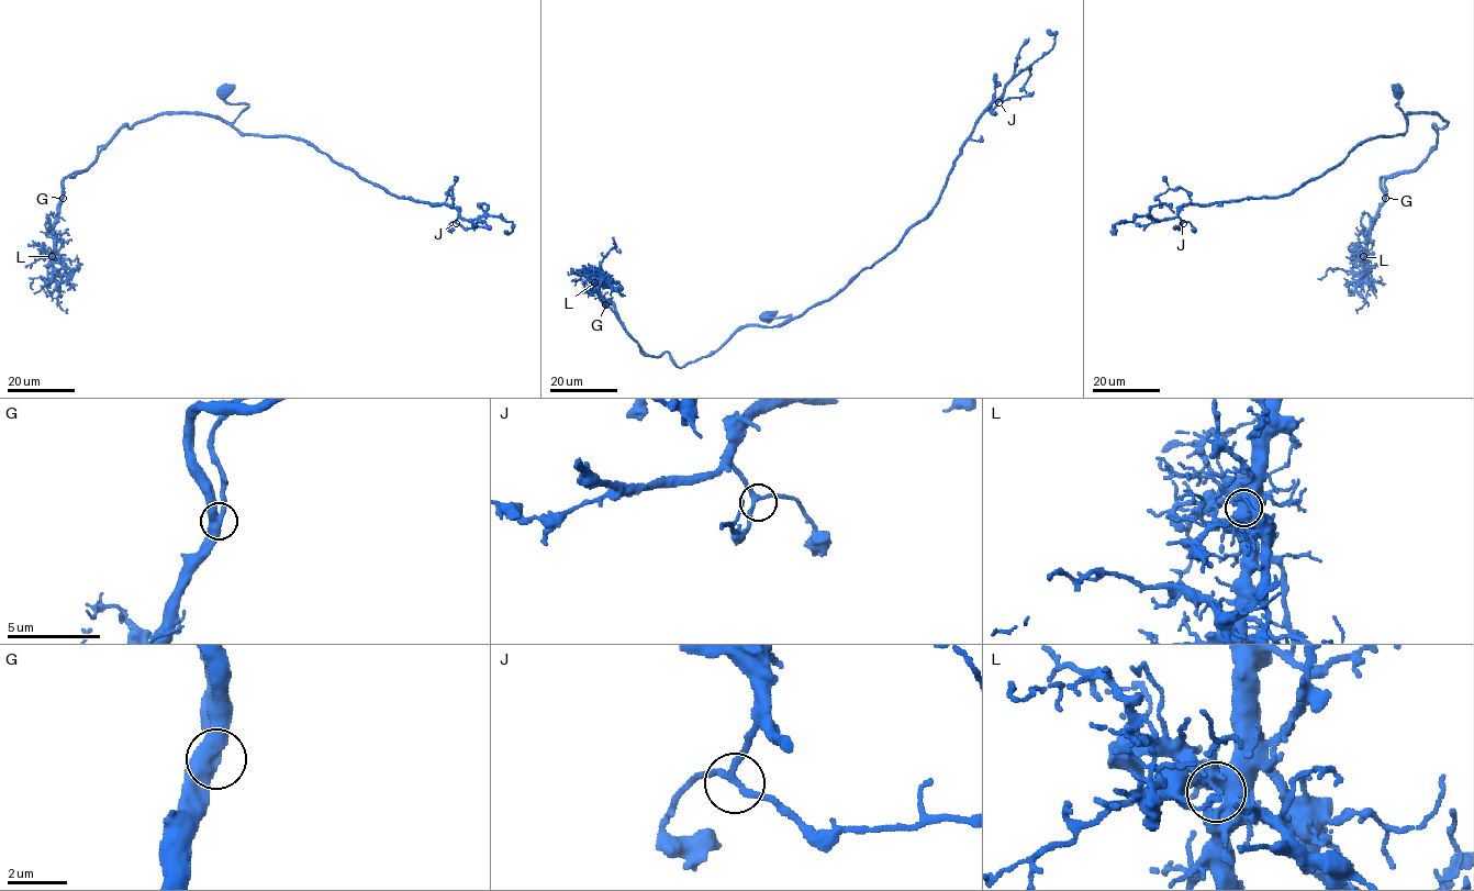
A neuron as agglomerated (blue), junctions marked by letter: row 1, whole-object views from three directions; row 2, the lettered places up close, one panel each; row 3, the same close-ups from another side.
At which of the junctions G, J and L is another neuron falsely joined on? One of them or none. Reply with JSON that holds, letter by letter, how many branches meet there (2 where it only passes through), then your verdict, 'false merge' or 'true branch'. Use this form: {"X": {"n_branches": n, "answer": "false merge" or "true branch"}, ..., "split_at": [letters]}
{"G": {"n_branches": 3, "answer": "true branch"}, "J": {"n_branches": 3, "answer": "true branch"}, "L": {"n_branches": 3, "answer": "true branch"}, "split_at": []}

